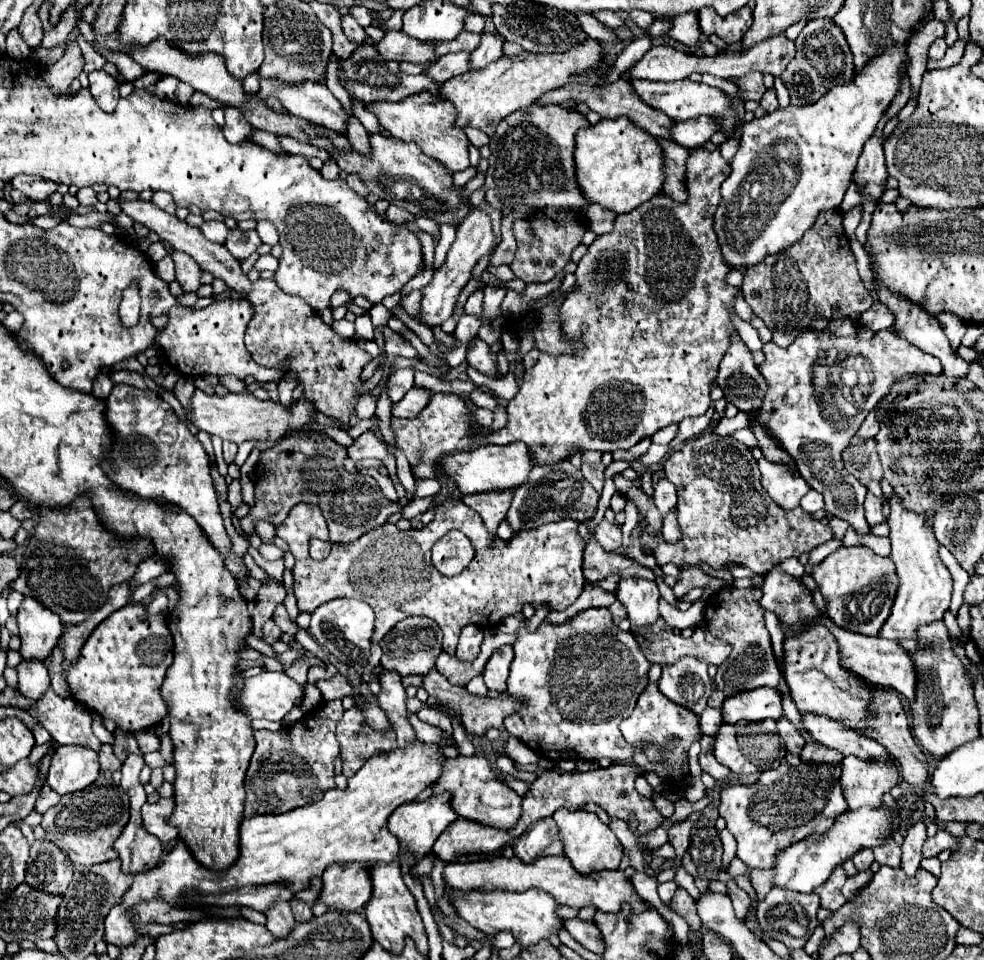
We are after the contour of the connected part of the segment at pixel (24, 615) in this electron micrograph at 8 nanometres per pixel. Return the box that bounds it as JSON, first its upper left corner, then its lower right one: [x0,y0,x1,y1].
[17,598,61,660]

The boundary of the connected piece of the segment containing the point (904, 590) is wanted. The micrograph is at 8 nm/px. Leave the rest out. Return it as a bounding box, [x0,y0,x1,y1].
[879,492,953,640]

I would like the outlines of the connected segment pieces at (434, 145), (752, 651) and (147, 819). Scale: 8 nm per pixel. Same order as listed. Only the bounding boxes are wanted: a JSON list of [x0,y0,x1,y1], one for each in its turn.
[[367,92,469,172],[705,586,781,696],[141,798,177,844]]

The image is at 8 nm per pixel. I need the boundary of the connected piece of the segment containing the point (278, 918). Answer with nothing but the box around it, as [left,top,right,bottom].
[265,902,295,936]

